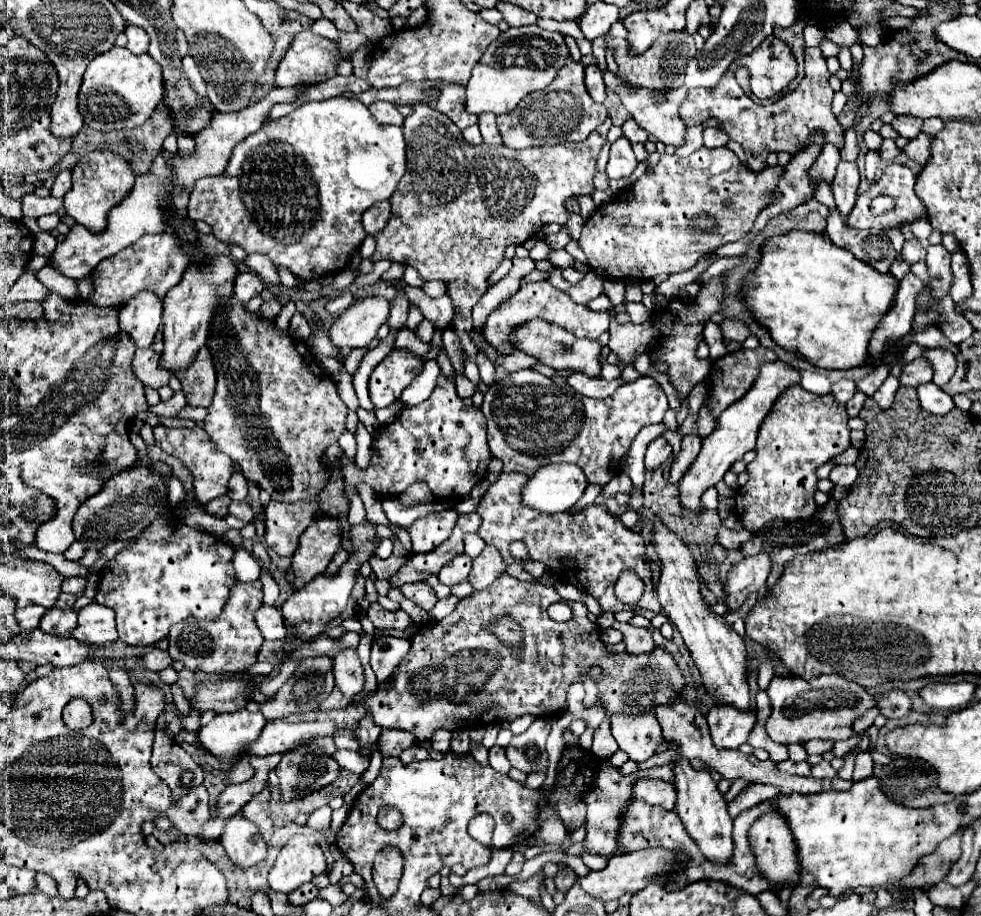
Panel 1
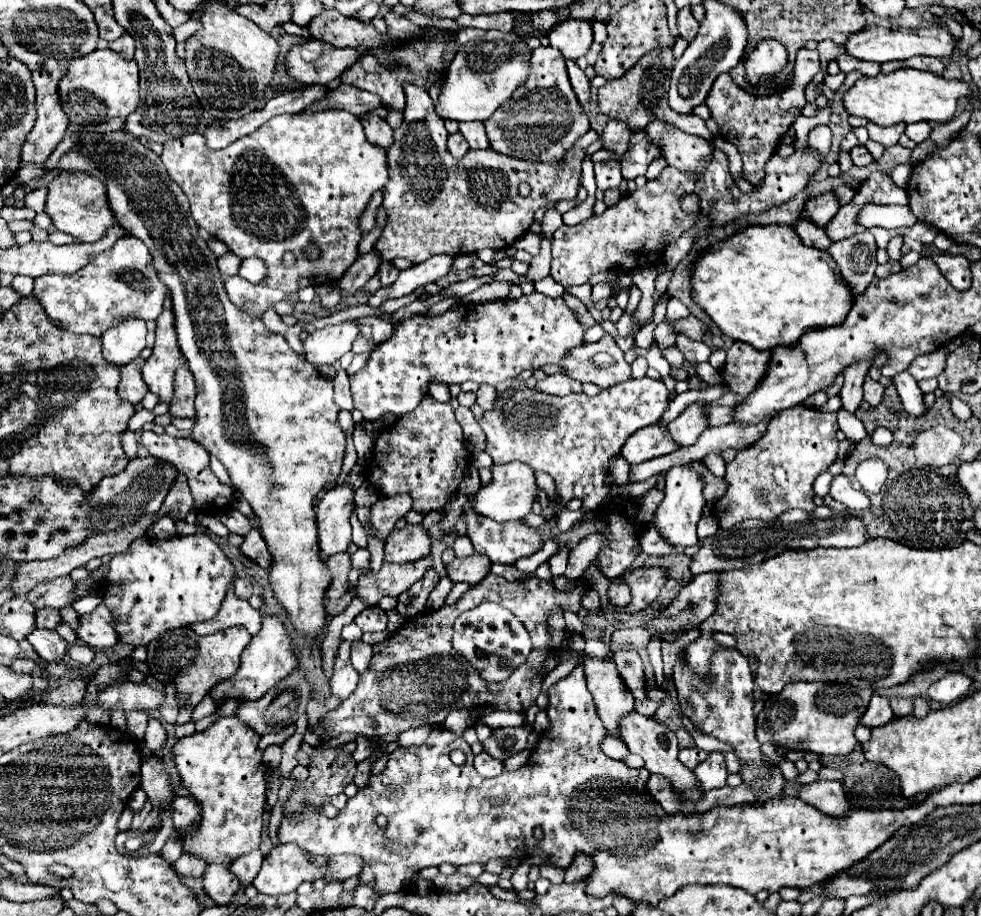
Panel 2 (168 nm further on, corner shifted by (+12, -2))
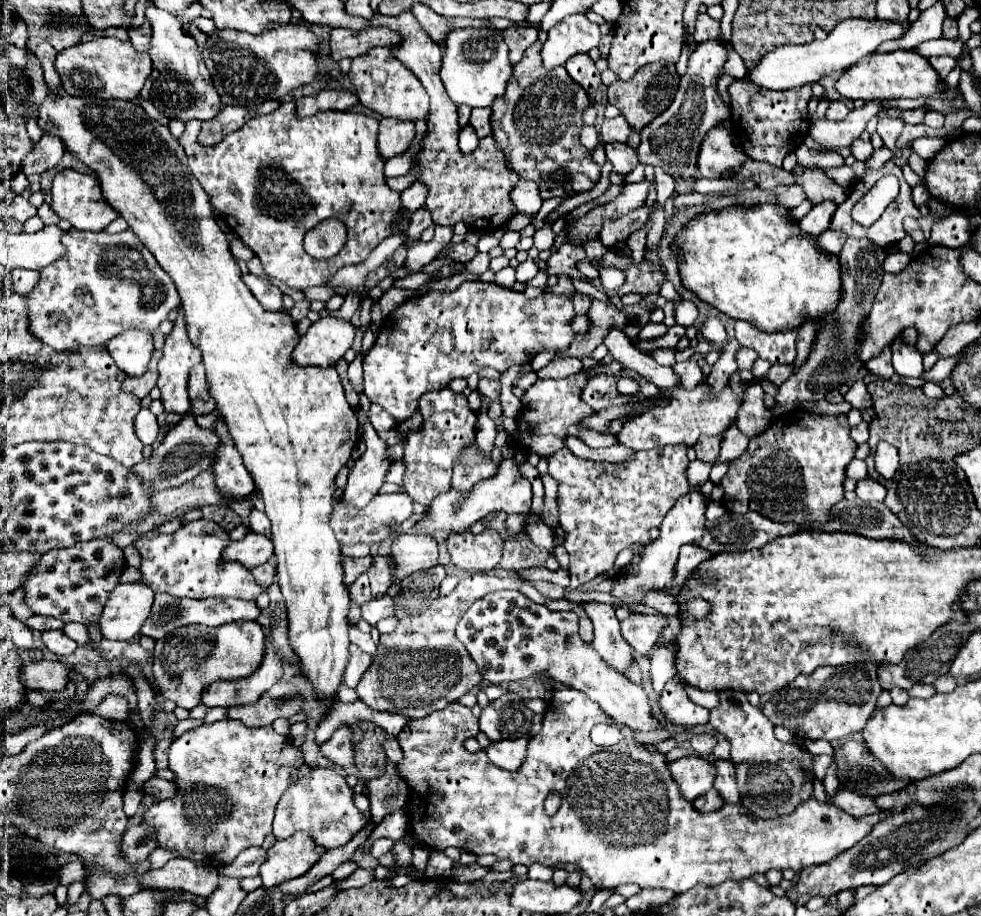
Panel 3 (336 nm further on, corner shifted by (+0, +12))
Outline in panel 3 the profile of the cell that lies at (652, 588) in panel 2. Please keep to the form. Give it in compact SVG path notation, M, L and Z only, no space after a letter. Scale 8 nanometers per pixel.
M694 544L682 546L678 562L676 562L676 578L674 578L672 586L668 590L664 590L664 592L672 594L672 596L678 596L682 586L684 586L684 582L692 574L692 570L696 570L696 566L700 566L708 558L712 558L712 552L708 552L708 550L702 550L702 548L694 546Z

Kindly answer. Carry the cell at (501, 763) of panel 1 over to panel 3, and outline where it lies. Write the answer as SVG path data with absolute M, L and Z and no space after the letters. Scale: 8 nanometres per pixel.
M530 736L516 738L516 740L492 742L488 748L484 748L484 752L488 754L490 762L496 764L498 768L504 768L504 770L518 770L520 764L524 762L526 748L528 748L528 740L530 740Z

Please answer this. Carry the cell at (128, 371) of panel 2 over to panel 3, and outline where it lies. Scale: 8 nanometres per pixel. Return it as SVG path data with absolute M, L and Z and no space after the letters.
M154 352L154 358L152 358L152 362L150 362L148 372L142 374L140 378L130 378L130 376L128 376L128 378L124 380L124 384L122 384L122 388L124 388L126 392L132 392L132 394L138 396L138 398L148 396L150 390L156 386L156 380L158 380L156 362L158 362L158 352Z

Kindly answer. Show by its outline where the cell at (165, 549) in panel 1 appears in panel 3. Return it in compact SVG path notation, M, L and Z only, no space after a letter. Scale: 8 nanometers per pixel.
M194 520L184 524L172 534L150 530L142 534L134 548L140 552L140 582L150 586L154 592L172 594L176 598L244 598L256 600L262 588L256 584L252 572L240 562L224 562L222 552L230 544L228 532L210 520Z

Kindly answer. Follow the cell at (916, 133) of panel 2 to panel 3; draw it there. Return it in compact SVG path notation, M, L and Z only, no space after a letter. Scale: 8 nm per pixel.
M928 110L925 114L923 123L931 128L941 128L944 124L944 115L942 112Z

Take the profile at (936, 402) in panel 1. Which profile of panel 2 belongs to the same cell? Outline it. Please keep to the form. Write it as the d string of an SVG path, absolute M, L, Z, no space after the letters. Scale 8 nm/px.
M900 372L898 376L892 378L898 396L902 398L904 408L912 414L912 416L920 416L924 414L924 404L922 404L922 390L918 388L914 376L910 376L908 372Z

